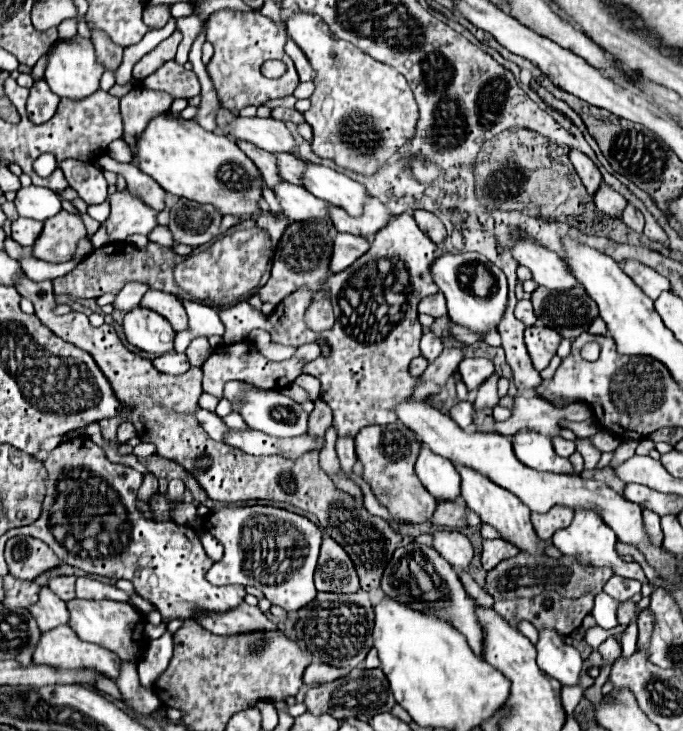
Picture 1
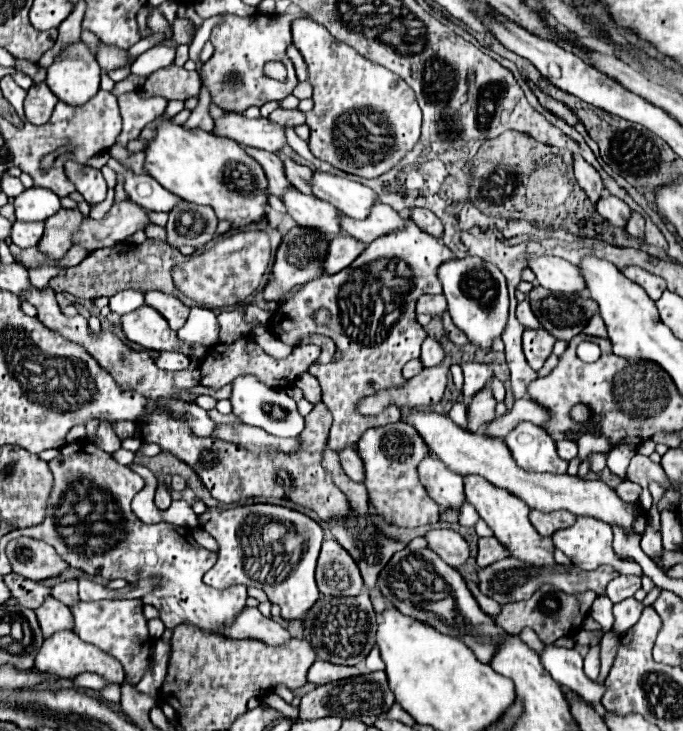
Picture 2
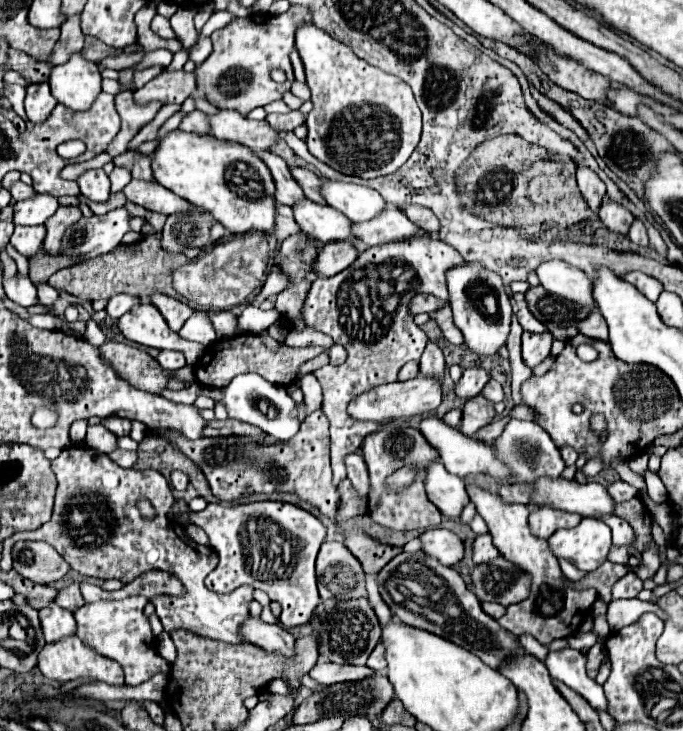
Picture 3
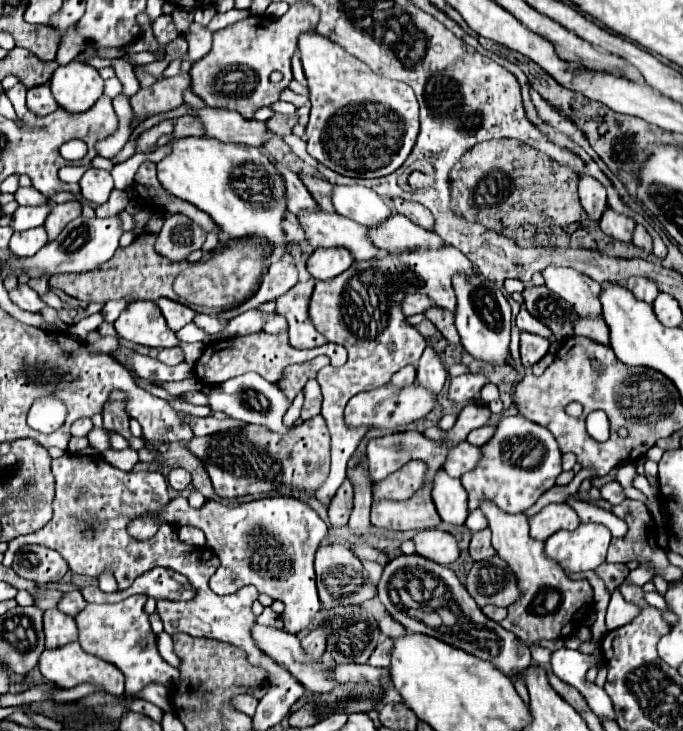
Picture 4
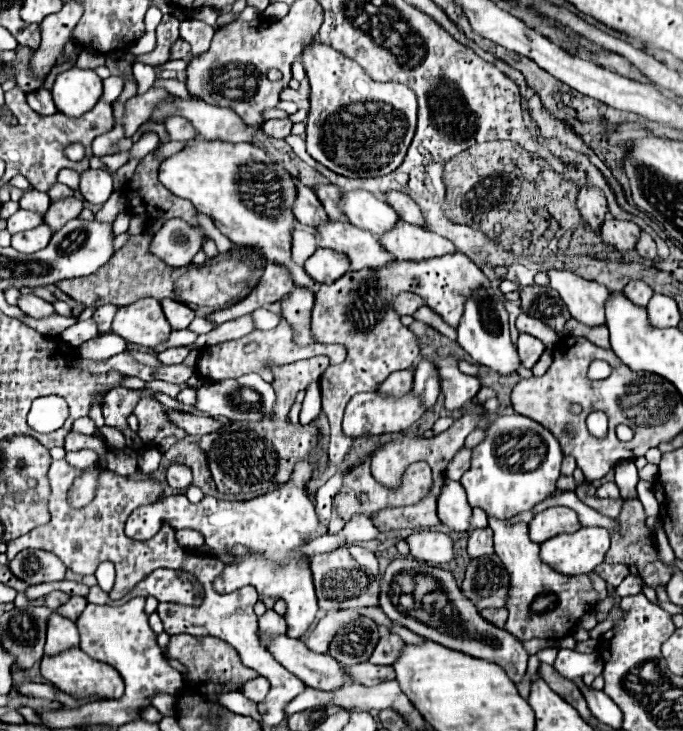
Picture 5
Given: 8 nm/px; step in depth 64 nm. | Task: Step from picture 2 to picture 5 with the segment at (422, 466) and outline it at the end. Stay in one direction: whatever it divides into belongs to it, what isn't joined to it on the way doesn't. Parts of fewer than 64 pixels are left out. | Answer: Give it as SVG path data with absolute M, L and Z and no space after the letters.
M444 478L444 486L438 496L438 518L454 532L466 532L470 528L472 508L468 506L466 492L460 482Z

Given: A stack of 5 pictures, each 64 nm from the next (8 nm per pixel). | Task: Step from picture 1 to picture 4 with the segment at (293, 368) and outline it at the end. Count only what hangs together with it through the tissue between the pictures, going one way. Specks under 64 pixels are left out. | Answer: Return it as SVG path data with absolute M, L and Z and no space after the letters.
M256 332L256 334L240 336L240 338L226 338L226 340L210 342L204 348L204 354L194 364L194 372L196 372L198 380L202 380L204 384L222 384L234 376L240 376L242 372L258 372L262 378L266 378L270 382L278 382L282 378L286 366L312 360L320 354L328 356L332 366L342 366L346 362L346 348L342 348L340 344L324 344L324 346L316 346L316 348L298 350L288 344L288 334L274 336L274 334L266 334L266 332Z

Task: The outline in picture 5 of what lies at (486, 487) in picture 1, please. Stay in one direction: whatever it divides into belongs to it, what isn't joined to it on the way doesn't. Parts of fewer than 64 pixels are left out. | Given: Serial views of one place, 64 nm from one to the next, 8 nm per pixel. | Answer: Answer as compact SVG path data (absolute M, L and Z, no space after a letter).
M488 516L490 528L494 530L494 548L506 570L510 572L510 596L508 596L508 620L506 630L518 640L532 638L564 638L576 630L576 624L584 614L588 614L596 602L598 594L594 592L590 578L576 580L576 576L564 576L552 566L540 560L540 544L528 538L528 524L518 522L510 524L508 520L498 520Z

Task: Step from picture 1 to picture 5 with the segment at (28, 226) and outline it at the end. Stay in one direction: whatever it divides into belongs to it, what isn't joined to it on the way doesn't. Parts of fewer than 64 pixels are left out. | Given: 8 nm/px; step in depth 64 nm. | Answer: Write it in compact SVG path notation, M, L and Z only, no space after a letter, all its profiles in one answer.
M40 224L28 232L18 232L12 236L12 248L22 254L34 254L42 248L46 248L52 238L52 231L46 224Z

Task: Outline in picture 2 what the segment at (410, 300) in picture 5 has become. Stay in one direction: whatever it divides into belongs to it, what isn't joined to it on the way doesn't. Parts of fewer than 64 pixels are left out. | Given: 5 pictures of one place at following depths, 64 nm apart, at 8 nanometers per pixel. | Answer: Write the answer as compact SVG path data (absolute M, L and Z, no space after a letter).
M442 294L438 296L420 296L416 302L416 312L418 314L430 314L430 316L440 316L446 312L446 298Z

